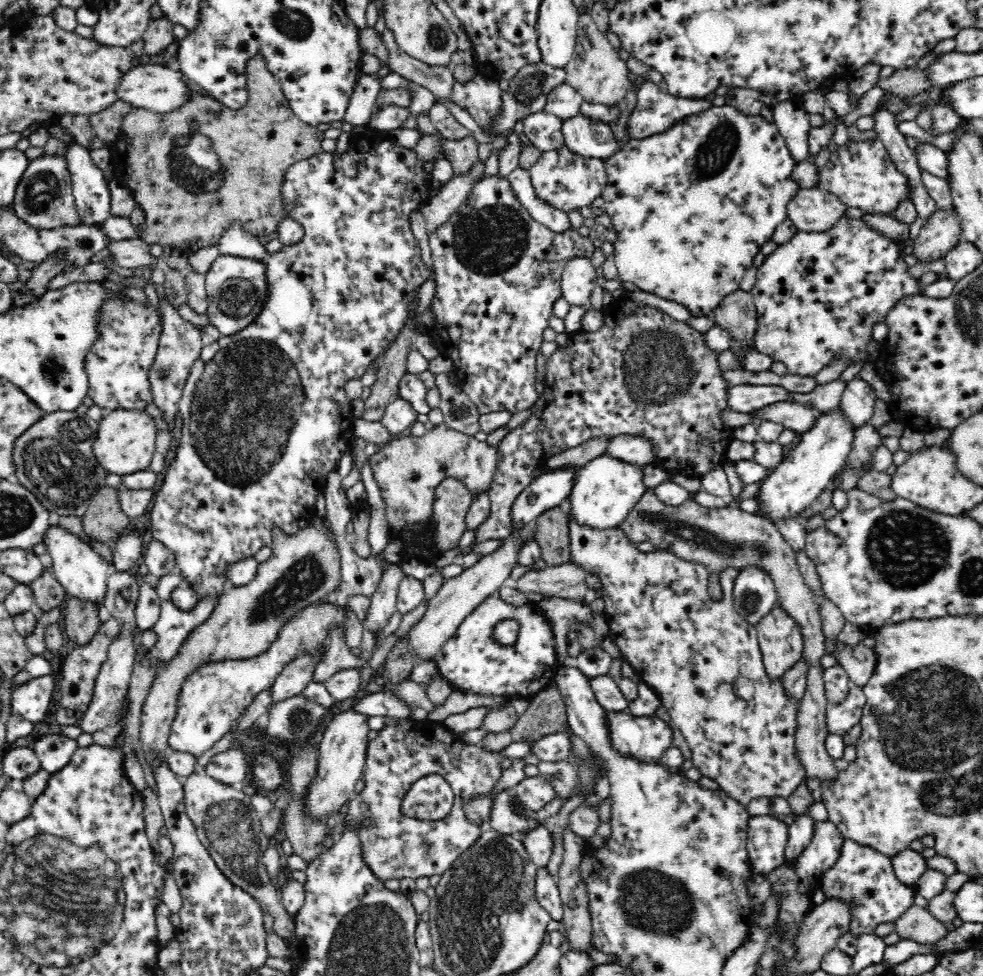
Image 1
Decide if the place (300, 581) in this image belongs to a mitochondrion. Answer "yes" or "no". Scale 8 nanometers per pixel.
yes

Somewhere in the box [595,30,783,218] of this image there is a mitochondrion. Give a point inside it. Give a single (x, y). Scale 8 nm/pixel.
(714, 155)

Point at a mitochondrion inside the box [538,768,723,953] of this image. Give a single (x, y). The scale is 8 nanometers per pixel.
(649, 898)

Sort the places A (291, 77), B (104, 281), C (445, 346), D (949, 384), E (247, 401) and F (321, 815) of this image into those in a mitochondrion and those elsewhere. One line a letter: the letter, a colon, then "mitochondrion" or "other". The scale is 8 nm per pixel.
A: other
B: other
C: other
D: other
E: mitochondrion
F: other

